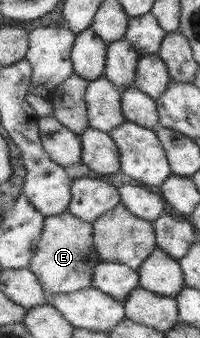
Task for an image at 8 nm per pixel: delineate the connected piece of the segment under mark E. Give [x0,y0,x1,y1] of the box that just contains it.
[29,210,102,295]

